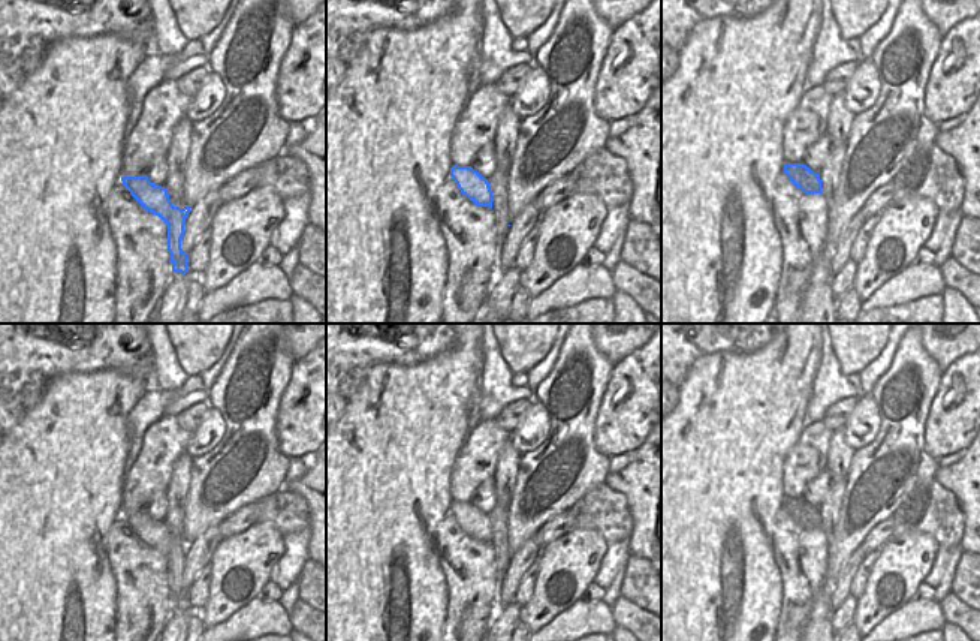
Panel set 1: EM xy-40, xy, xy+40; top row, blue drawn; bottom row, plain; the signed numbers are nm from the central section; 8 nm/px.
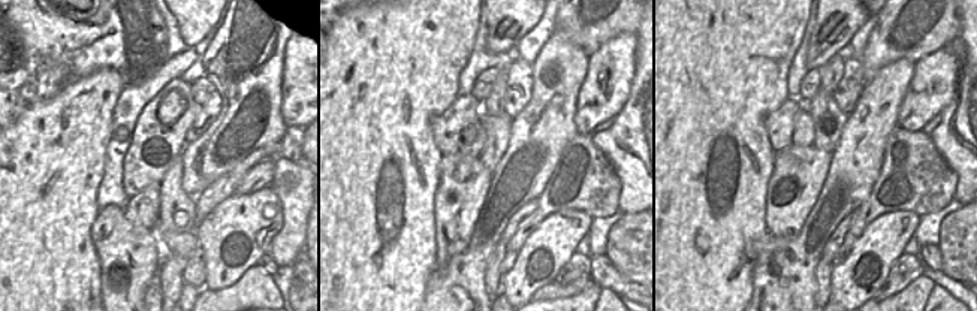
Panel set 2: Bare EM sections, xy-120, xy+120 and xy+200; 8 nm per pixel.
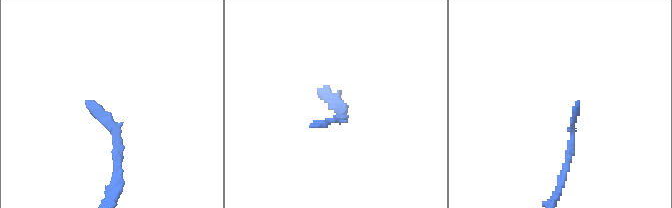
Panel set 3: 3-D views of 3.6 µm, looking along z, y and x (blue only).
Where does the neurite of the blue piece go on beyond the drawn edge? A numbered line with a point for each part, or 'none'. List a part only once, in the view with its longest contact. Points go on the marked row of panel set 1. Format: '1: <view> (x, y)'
1: xy (497, 181)

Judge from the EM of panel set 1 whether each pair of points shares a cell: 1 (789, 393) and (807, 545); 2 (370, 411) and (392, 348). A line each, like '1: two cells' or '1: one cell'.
1: two cells
2: two cells

